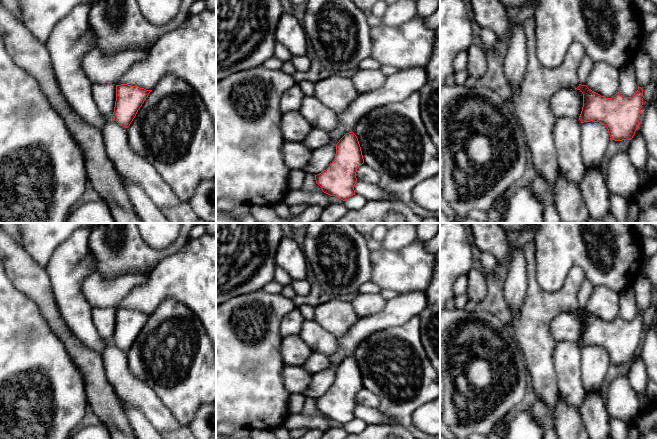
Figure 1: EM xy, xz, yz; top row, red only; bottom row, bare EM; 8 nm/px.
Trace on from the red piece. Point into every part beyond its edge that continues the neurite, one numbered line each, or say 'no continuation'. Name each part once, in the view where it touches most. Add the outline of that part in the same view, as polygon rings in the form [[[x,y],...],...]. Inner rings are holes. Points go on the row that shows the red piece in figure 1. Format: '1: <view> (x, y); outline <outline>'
no continuation

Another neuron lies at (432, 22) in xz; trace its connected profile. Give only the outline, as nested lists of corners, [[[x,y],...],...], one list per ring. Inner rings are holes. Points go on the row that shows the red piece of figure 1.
[[[440,6],[431,16],[425,18],[425,24],[431,30],[437,30],[440,27]]]

